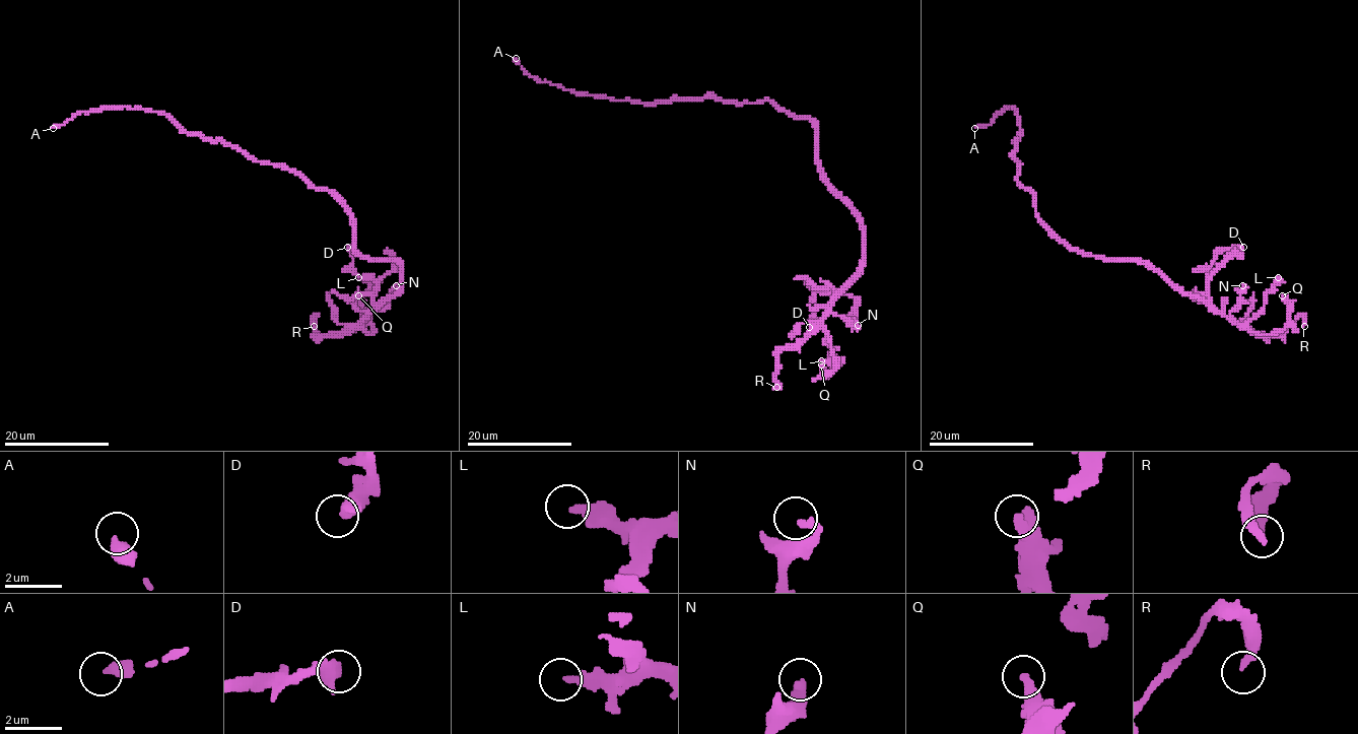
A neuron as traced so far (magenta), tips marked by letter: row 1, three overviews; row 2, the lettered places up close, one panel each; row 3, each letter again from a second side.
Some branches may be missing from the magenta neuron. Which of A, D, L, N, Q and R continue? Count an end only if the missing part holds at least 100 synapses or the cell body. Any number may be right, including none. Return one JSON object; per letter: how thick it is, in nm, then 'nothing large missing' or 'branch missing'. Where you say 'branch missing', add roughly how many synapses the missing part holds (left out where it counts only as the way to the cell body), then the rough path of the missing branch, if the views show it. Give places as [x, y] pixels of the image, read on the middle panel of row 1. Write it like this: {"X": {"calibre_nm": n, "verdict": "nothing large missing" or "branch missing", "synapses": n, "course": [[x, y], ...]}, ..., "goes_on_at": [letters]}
{"A": {"calibre_nm": 440, "verdict": "nothing large missing"}, "D": {"calibre_nm": 550, "verdict": "nothing large missing"}, "L": {"calibre_nm": 260, "verdict": "nothing large missing"}, "N": {"calibre_nm": 260, "verdict": "nothing large missing"}, "Q": {"calibre_nm": 360, "verdict": "nothing large missing"}, "R": {"calibre_nm": 340, "verdict": "nothing large missing"}, "goes_on_at": []}

